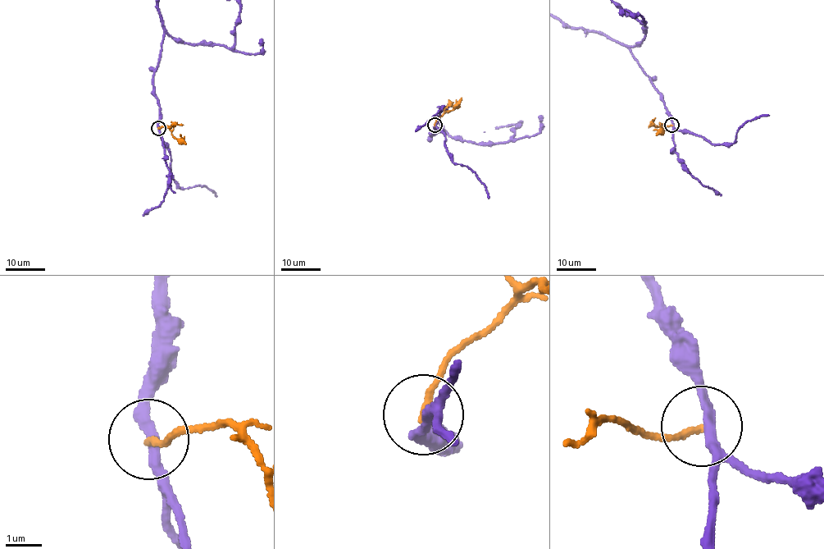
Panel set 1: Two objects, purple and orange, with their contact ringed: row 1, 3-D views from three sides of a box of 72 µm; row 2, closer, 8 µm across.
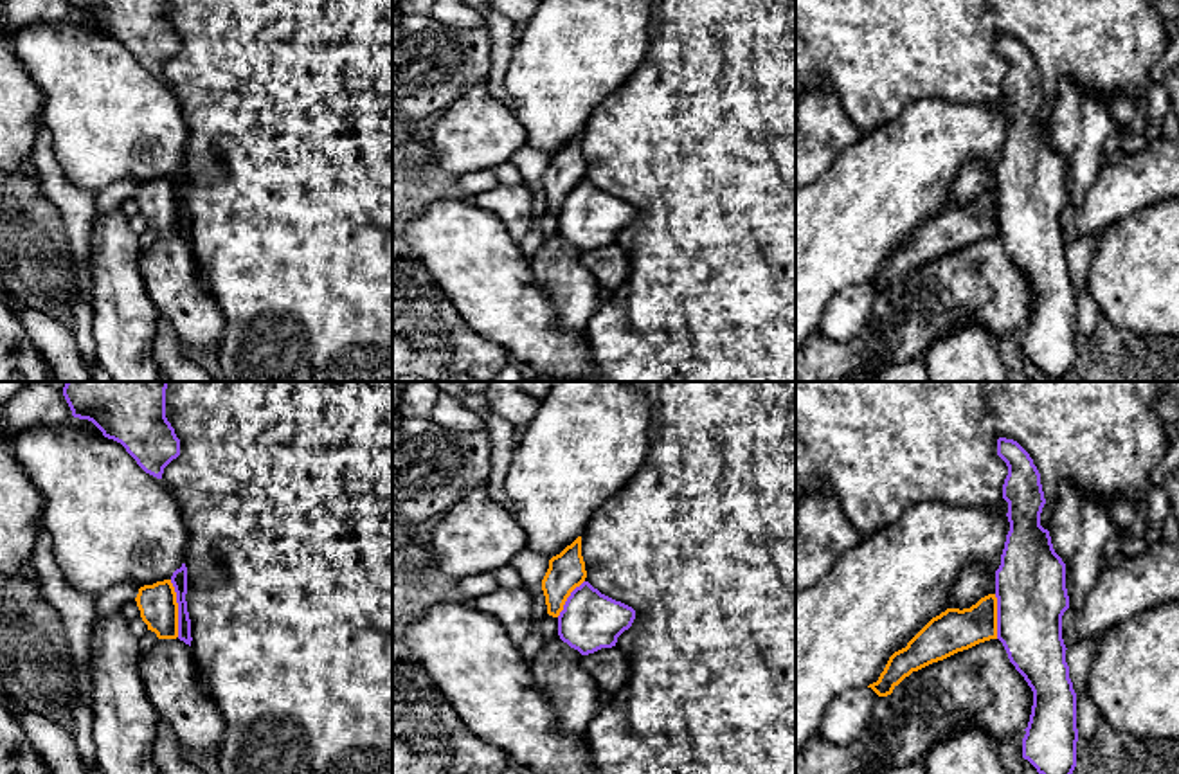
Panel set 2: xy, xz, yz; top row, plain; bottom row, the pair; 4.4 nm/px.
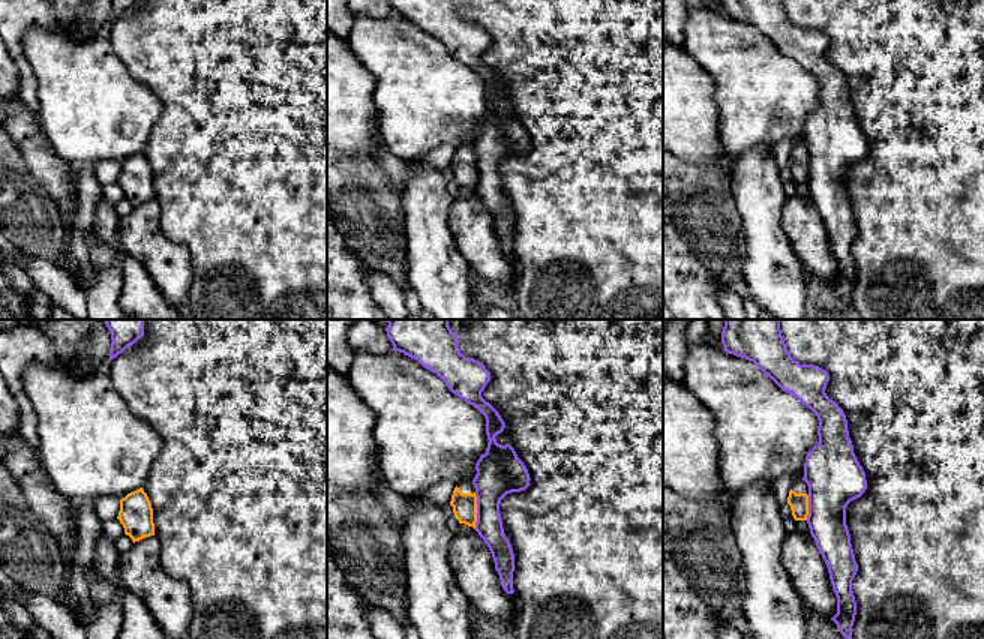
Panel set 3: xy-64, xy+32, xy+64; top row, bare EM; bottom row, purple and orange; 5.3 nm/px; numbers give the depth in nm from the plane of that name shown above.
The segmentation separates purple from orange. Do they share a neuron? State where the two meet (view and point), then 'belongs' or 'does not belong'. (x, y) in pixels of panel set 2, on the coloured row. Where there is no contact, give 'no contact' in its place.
xy (179, 609) | does not belong

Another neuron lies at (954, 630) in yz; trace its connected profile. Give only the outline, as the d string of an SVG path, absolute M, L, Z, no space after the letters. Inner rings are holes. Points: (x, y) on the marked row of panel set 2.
M995 594L981 598L970 608L947 608L932 617L905 648L889 657L878 680L868 688L887 697L913 671L990 639L997 639Z

